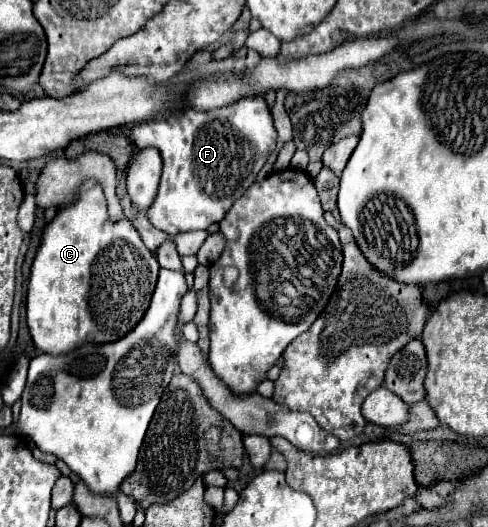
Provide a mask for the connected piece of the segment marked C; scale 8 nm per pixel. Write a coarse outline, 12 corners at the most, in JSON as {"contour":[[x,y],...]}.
{"contour":[[101,186],[47,224],[31,266],[35,348],[127,336],[157,258]]}

